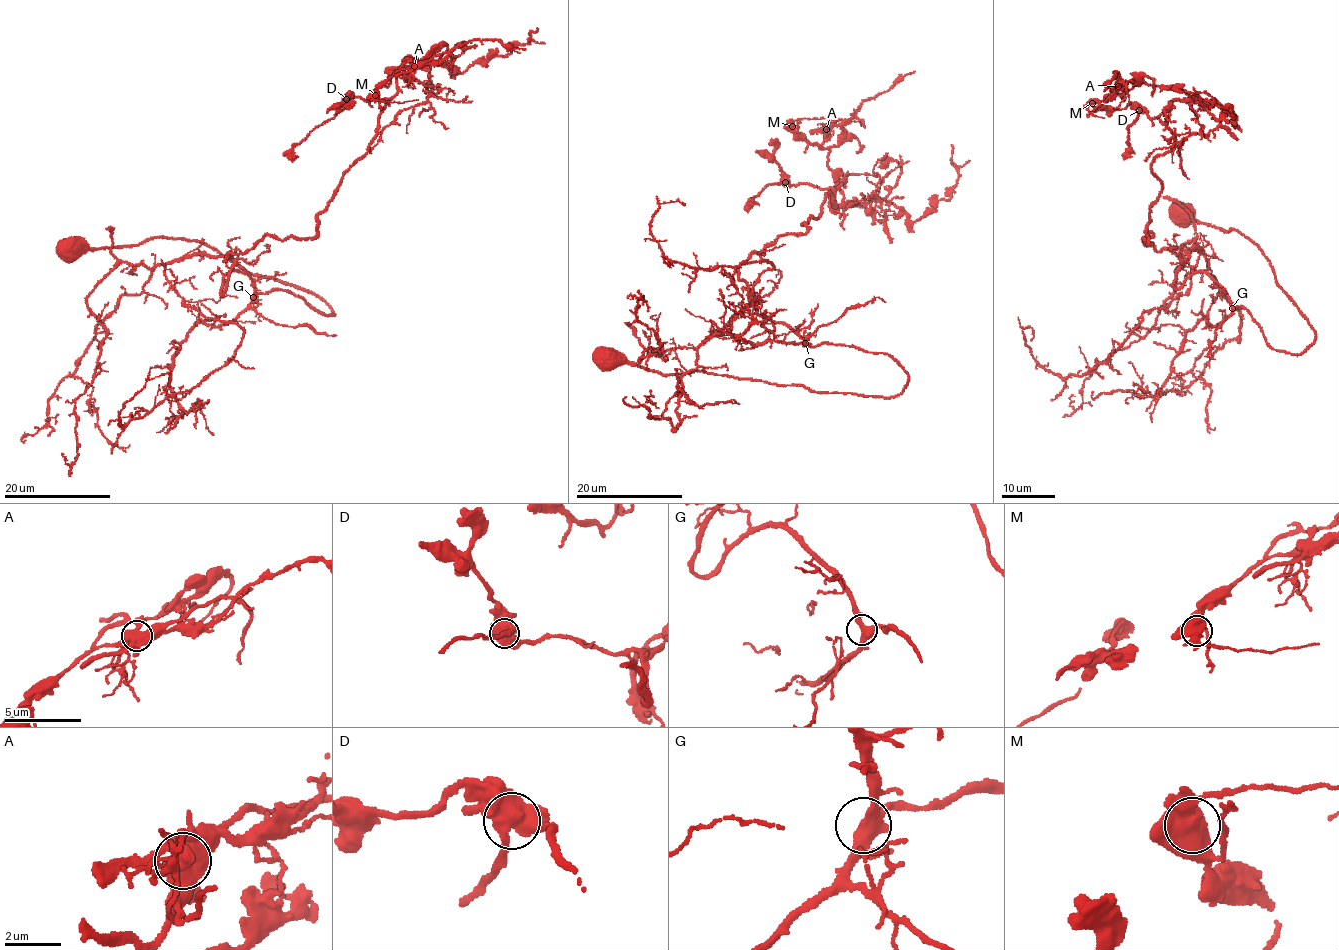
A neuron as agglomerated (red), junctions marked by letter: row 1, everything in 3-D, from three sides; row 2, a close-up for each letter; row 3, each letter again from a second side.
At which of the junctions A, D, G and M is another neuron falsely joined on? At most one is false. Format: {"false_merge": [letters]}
{"false_merge": ["A"]}

